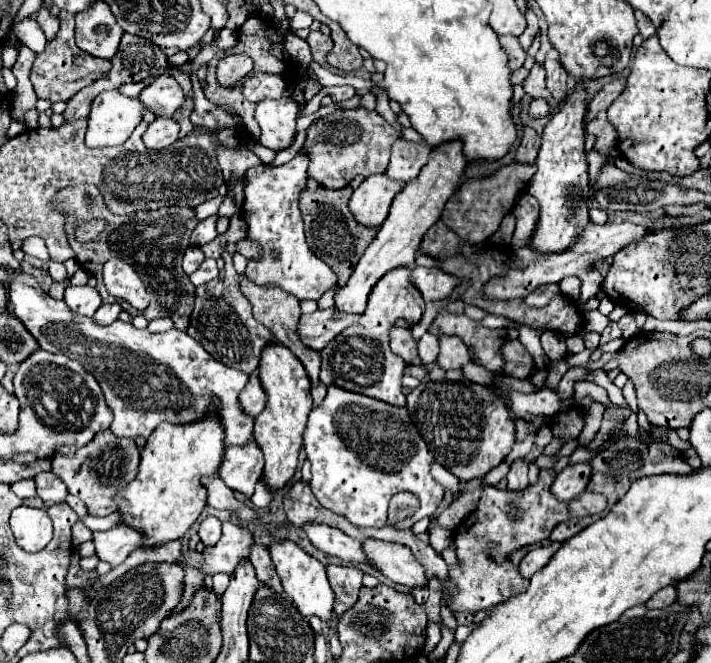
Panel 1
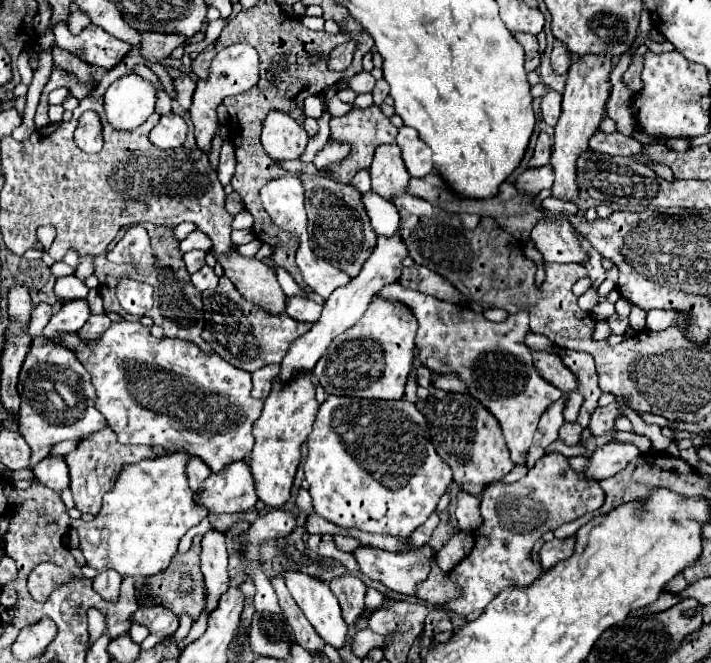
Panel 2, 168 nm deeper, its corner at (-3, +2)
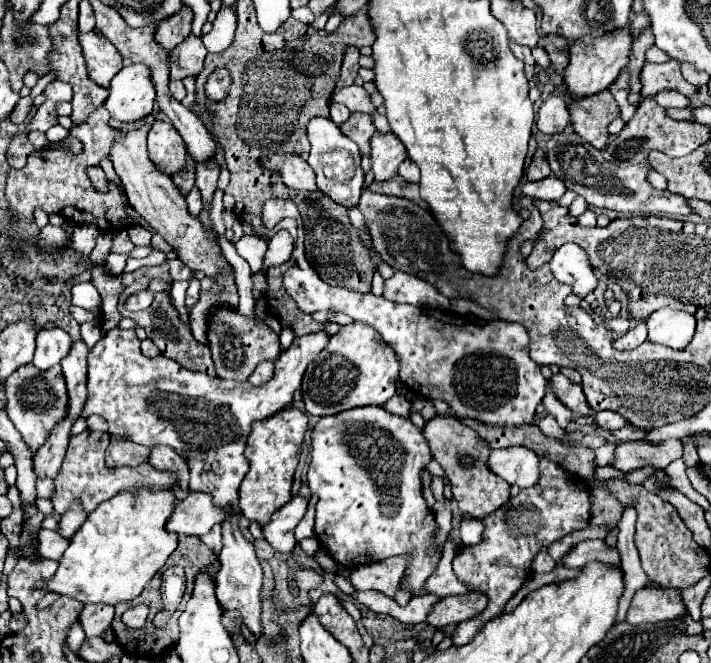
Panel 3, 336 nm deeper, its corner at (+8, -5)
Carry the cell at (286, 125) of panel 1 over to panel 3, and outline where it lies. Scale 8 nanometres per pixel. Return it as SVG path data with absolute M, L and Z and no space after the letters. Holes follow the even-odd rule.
M278 152L262 156L260 164L268 170L274 170L282 176L282 182L294 190L316 190L314 170L298 156L288 152Z

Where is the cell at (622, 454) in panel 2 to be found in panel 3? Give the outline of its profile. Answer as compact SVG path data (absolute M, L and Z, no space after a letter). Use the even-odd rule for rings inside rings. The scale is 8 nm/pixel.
M632 440L632 442L622 442L616 446L610 466L620 472L638 470L644 466L666 468L676 458L682 458L682 442L680 440L666 440L658 446L646 444L644 440Z

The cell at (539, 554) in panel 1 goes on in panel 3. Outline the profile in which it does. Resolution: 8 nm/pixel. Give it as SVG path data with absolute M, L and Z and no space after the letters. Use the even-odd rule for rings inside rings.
M586 540L576 544L568 556L564 556L566 568L582 568L590 560L600 560L600 562L610 562L610 564L620 564L620 554L618 550L606 548L604 540Z

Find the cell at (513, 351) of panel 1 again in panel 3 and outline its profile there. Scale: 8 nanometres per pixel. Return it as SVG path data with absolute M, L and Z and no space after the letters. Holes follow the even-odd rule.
M552 374L552 378L548 380L548 388L550 388L550 392L554 392L556 398L558 398L564 406L568 406L574 414L578 414L578 416L592 414L592 410L588 410L586 396L584 396L580 384L570 382L570 380L568 380L566 376L562 376L562 374Z

